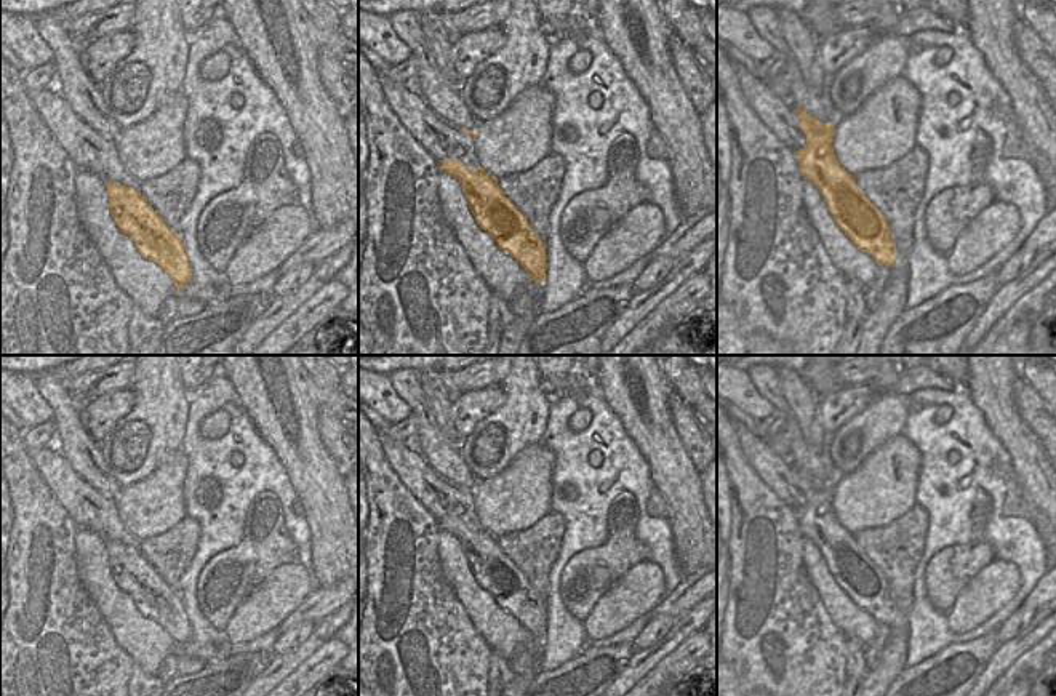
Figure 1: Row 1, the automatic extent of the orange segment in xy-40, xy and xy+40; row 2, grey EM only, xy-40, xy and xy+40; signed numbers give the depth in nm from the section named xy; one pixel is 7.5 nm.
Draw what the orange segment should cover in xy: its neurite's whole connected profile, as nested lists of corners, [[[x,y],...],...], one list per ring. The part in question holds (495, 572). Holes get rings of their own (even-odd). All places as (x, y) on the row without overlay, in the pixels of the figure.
[[[443,517],[438,526],[461,542],[480,587],[493,597],[501,610],[510,613],[533,640],[542,643],[549,627],[546,602],[539,598],[526,576],[499,547],[498,538],[482,525],[467,526],[459,517]]]

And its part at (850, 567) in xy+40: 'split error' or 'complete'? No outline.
complete

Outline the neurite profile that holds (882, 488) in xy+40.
[[[894,435],[834,485],[834,512],[850,533],[886,526],[915,506],[922,454]]]

